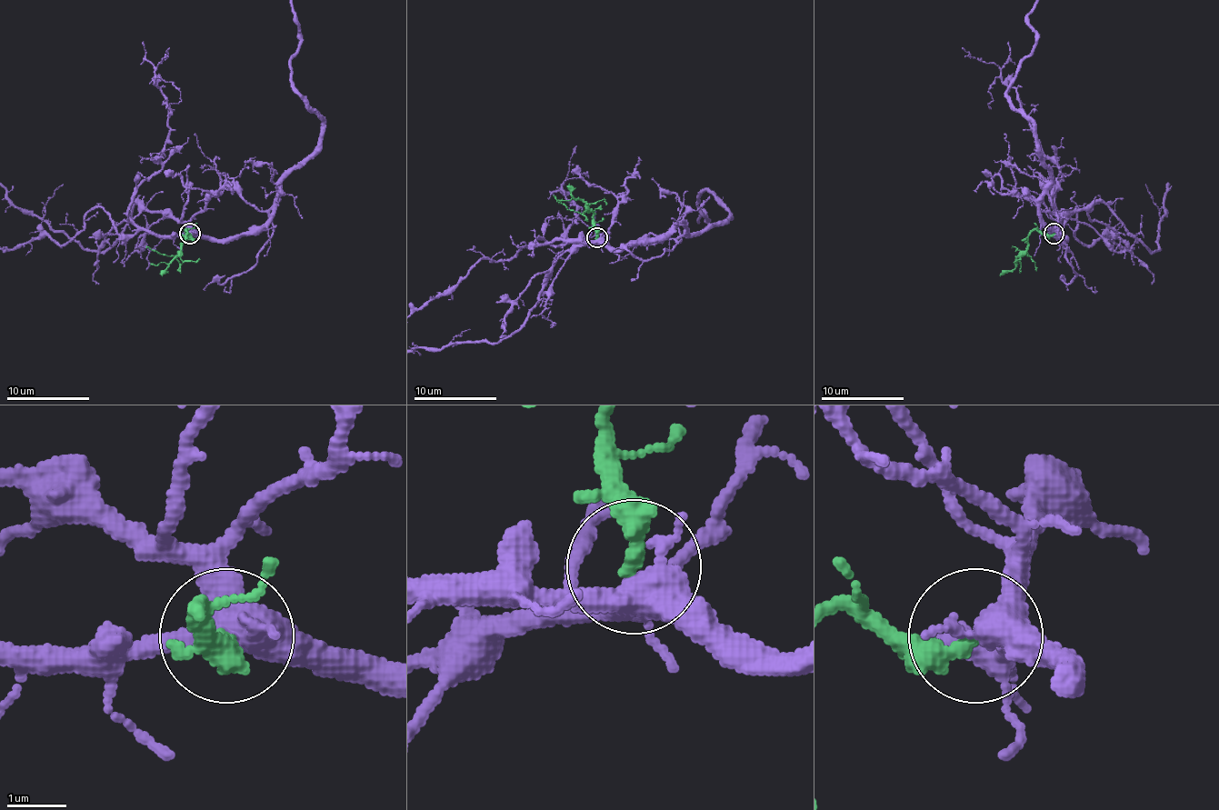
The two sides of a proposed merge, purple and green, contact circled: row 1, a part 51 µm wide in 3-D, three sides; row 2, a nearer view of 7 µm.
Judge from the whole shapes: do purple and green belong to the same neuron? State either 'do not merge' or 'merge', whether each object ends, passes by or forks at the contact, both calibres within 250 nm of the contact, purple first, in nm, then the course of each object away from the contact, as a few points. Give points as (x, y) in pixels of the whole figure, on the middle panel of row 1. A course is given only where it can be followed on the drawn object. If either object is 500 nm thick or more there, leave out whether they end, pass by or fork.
do not merge; purple forks; green passes by; calibres 440 and 240 nm; course green (596, 238), (596, 225), (592, 217), (594, 213), (569, 211), (553, 194)

